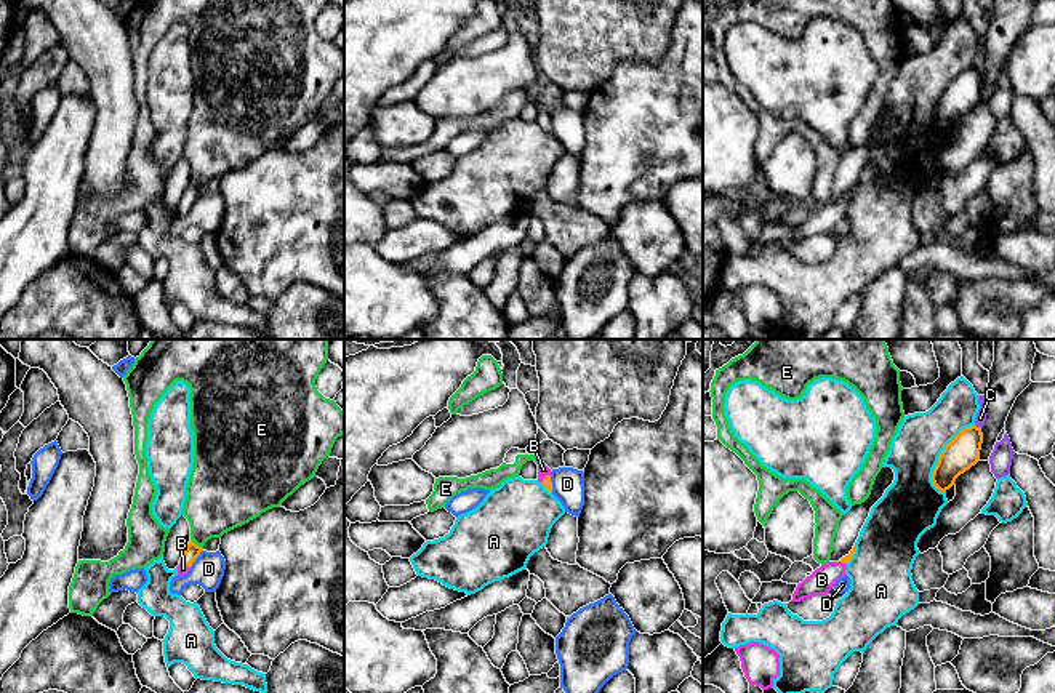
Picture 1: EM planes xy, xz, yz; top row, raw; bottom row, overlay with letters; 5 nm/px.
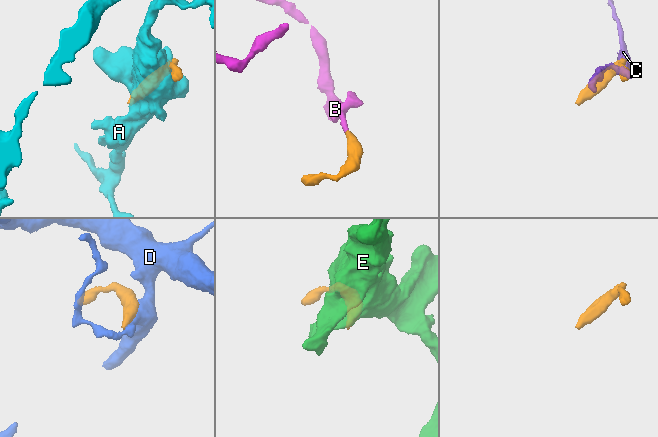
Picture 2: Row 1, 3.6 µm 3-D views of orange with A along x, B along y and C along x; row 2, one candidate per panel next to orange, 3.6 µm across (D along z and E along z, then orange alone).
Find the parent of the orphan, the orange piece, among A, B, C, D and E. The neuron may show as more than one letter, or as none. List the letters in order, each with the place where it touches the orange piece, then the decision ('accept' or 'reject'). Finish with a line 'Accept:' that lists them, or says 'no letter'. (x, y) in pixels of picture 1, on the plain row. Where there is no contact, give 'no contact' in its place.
A: yz (940, 96) | reject
B: xz (545, 119) | accept
C: yz (975, 68) | reject
D: xy (196, 199) | reject
E: xy (196, 186) | reject
Accept: B

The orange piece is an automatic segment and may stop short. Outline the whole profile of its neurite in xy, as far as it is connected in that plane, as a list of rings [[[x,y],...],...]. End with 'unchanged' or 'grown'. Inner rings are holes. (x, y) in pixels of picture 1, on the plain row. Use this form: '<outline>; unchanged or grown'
[[[192,181],[189,182],[178,206],[179,218],[187,216],[189,210],[192,208],[192,205],[195,203],[195,200],[200,197],[202,192],[203,190],[197,187]]]; grown

